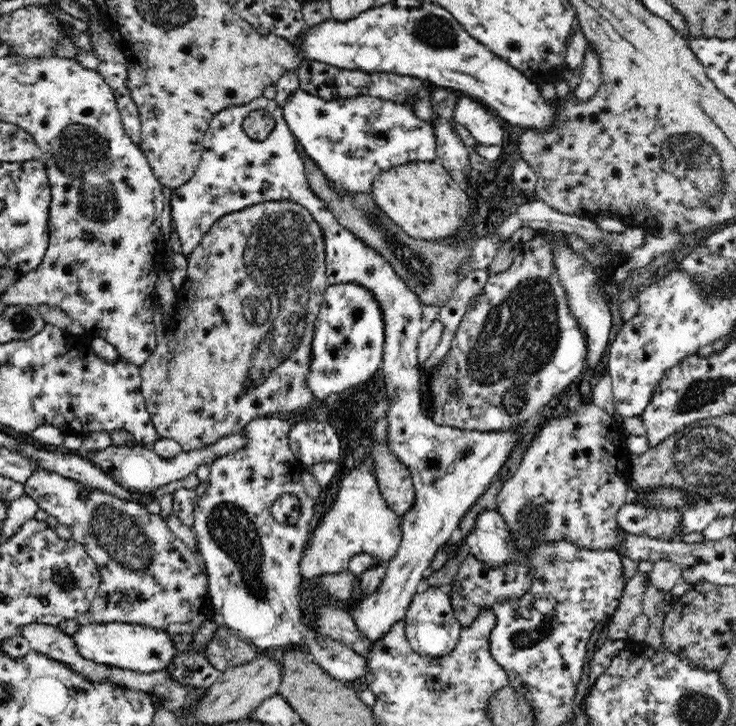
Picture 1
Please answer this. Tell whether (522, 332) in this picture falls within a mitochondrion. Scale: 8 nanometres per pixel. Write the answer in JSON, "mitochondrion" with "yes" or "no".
{"mitochondrion":"yes"}

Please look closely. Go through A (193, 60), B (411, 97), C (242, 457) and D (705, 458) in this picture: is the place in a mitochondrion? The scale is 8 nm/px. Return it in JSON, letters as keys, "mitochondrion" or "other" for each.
{"A":"other","B":"other","C":"other","D":"mitochondrion"}

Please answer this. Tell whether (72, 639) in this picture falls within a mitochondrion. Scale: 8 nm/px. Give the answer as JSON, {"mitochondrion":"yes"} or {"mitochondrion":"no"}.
{"mitochondrion":"no"}

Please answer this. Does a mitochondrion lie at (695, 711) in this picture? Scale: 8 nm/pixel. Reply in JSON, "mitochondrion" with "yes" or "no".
{"mitochondrion":"yes"}

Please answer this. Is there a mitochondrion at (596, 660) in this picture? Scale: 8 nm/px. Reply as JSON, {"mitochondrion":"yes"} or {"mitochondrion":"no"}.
{"mitochondrion":"no"}

